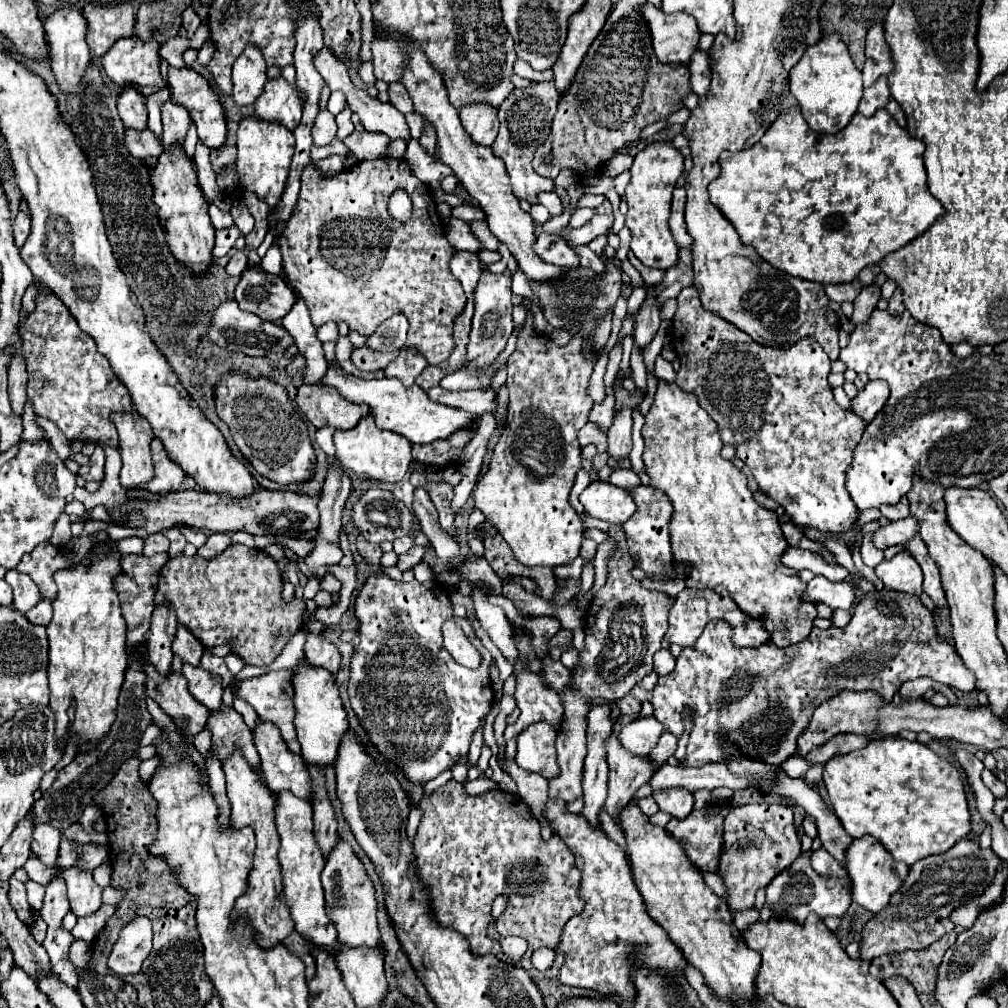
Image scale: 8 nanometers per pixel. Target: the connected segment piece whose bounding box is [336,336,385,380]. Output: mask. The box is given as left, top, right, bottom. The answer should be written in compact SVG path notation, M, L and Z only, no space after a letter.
M339 336L336 342L336 360L338 363L342 363L342 367L346 369L346 372L366 380L374 378L381 379L385 377L384 370L380 370L379 372L360 371L358 368L356 368L354 363L352 363L350 355L352 355L352 344L348 336Z

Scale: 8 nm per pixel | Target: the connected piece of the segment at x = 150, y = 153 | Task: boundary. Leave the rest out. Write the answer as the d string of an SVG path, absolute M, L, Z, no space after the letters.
M126 129L126 135L124 135L124 143L128 147L128 151L142 159L142 161L148 161L150 163L156 163L158 157L164 153L164 145L162 141L150 131L132 131L132 129Z

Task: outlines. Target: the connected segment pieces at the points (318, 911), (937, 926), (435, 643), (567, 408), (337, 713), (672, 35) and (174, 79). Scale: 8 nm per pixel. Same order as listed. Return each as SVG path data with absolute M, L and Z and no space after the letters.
M290 791L278 795L276 803L276 827L280 833L280 853L278 861L282 867L282 891L280 899L290 907L294 921L294 931L300 933L308 943L318 947L334 947L336 931L324 911L324 891L320 883L320 873L324 869L322 853L312 837L312 805L304 799L298 799Z
M970 839L958 841L946 853L930 855L914 863L902 887L890 897L890 903L864 925L860 959L872 961L880 955L896 955L908 949L916 951L950 933L954 929L954 923L948 919L950 911L964 901L962 895L978 895L978 891L984 891L998 863L1000 859L992 849L980 849L978 843Z
M372 573L358 589L354 613L358 619L358 645L350 657L350 705L378 755L396 763L398 771L402 771L410 783L424 785L440 773L452 769L468 755L472 735L490 713L494 703L494 691L490 685L492 655L476 637L468 619L456 619L456 623L470 643L480 651L480 667L466 669L446 651L442 641L442 625L452 617L452 603L446 587L438 581L418 583L414 579L404 583L394 581L384 573Z
M528 313L518 347L506 363L506 387L510 391L506 427L472 495L476 507L498 527L516 559L524 565L556 567L570 563L580 551L584 525L568 503L576 471L580 469L576 433L588 423L588 411L594 405L586 395L588 379L598 359L592 351L607 343L612 327L610 319L612 313L602 319L602 327L596 327L588 339L574 335L568 345L558 347L550 337L532 329Z
M304 663L304 667L296 669L294 675L294 707L296 707L294 727L298 733L298 741L302 745L302 759L308 765L316 765L316 767L334 765L338 757L340 741L348 731L346 711L342 707L334 677L328 671L312 669Z
M646 3L640 7L642 17L650 23L654 53L662 63L688 63L700 41L700 29L694 17L686 13L668 15Z
M170 67L168 69L168 85L172 85L172 101L188 109L188 113L196 125L198 139L204 145L208 145L210 149L222 147L226 141L226 115L224 115L222 105L218 103L216 93L210 89L208 81L202 75L198 75L194 69Z

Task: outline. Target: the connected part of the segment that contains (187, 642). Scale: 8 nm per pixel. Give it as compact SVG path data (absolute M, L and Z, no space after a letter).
M180 627L176 633L176 641L172 643L172 653L178 655L184 663L198 667L200 657L204 653L204 645L200 645L198 639L194 639L194 635L190 635L190 631L186 631L186 627Z

